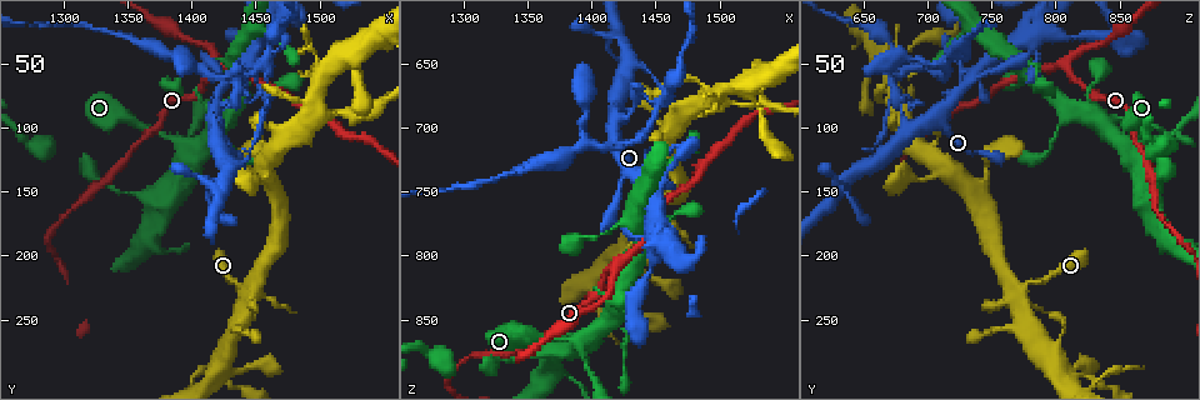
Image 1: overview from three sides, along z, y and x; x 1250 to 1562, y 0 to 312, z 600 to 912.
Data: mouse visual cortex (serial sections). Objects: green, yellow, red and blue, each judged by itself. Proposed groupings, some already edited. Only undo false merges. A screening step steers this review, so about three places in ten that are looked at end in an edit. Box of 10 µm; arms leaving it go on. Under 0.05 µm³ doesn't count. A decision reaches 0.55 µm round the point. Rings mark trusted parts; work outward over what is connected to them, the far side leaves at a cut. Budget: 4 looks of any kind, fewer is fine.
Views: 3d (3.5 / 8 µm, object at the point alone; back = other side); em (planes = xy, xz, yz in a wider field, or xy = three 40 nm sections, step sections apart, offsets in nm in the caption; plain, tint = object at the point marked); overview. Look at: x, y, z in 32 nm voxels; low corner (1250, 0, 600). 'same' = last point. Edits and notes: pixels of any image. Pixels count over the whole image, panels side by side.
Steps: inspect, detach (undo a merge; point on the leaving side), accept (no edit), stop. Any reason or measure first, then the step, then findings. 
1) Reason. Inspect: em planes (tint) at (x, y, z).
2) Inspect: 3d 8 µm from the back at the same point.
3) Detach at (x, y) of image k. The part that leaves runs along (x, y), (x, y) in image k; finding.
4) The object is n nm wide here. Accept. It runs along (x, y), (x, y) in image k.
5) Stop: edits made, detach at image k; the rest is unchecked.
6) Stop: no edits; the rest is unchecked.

Four-way junction. Inspect: 3d 3.5 µm at (1398, 118, 864).

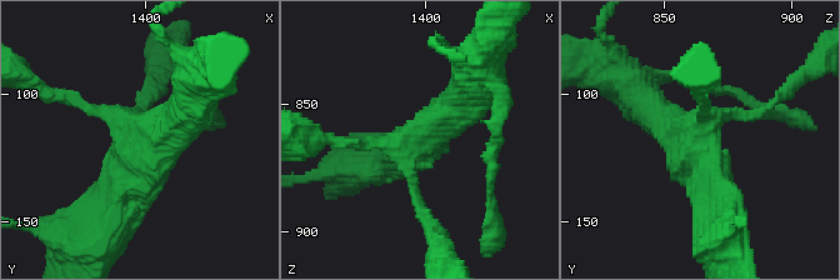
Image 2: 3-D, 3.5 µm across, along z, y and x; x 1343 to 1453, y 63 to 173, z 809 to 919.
4 arms meet here; the arms are 150, 150, 450, 450 nm wide; need the tissue. Inspect: em planes (tint) at (1398, 116, 864).

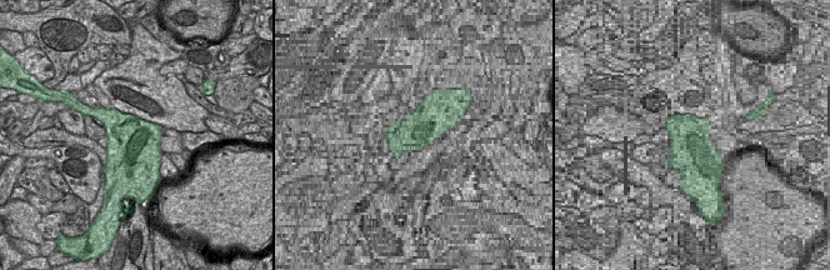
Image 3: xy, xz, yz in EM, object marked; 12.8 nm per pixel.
The object is 700 nm wide here. Accept. It runs along (350, 144), (423, 138), (473, 86) in image 2; continuous, no second cell.

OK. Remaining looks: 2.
Inspect: em xy step 2 (tint) at (1430, 132, 652).

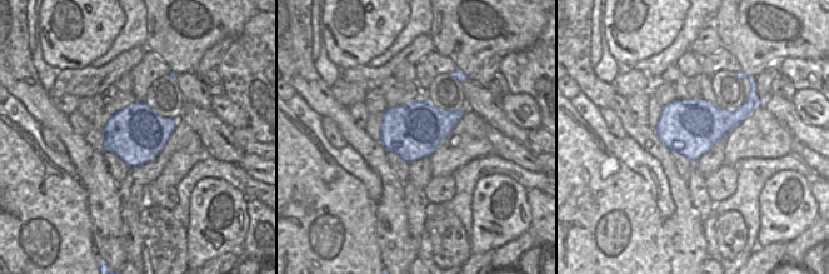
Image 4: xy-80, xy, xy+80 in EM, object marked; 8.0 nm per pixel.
Inspect: 3d 3.5 µm at the same point.

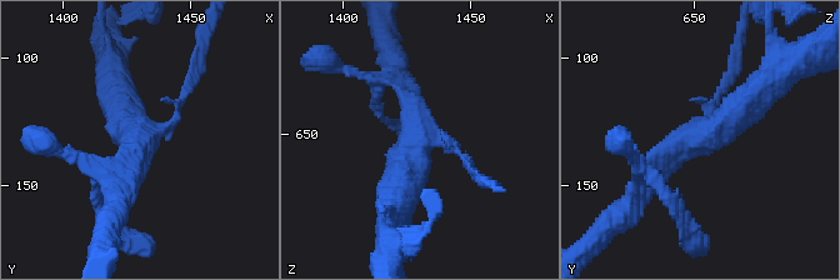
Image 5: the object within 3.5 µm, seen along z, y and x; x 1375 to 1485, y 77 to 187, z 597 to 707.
The arms are 100, 200, 450 nm wide. Accept. It runs along (399, 200), (421, 139), (453, 145), (468, 165) in image 5; one cell here.

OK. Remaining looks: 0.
Stop: no edits; the rest is unchecked.

